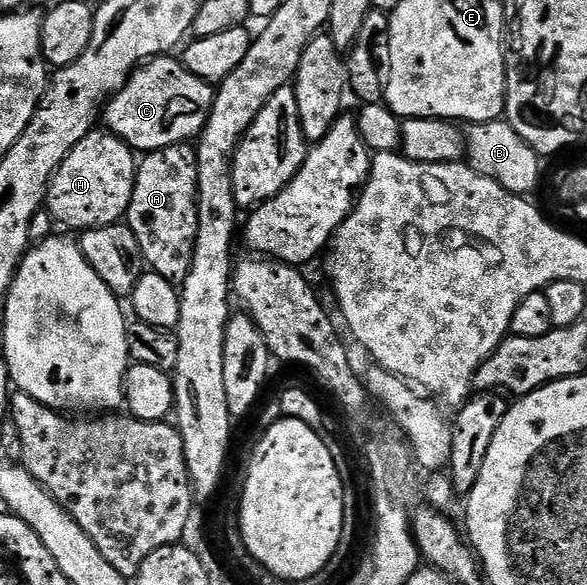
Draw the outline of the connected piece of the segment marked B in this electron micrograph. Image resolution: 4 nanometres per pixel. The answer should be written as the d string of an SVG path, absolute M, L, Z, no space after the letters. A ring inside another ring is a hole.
M502 118L494 119L488 123L470 124L465 131L465 155L470 166L474 167L477 174L497 181L497 185L501 185L509 193L527 197L532 194L530 191L535 191L539 187L539 163L541 163L541 157L519 136L517 129L513 129L511 124Z

